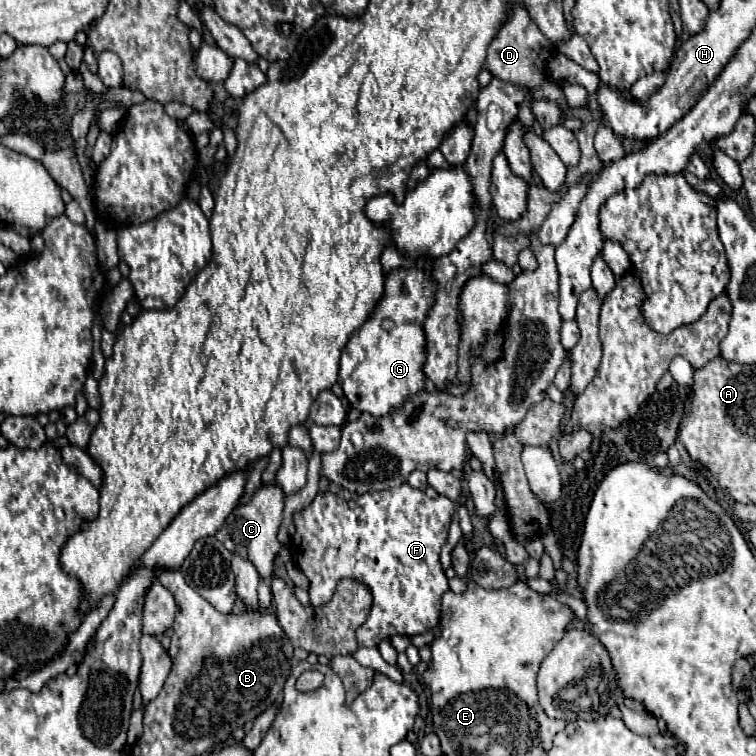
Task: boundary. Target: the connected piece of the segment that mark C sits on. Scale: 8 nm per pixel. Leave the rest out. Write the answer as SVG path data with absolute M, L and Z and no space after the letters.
M275 480L267 482L267 484L261 484L253 496L249 498L249 502L237 506L229 518L225 520L225 524L221 526L221 530L217 530L215 538L225 544L227 550L231 552L239 552L241 556L249 558L259 576L271 576L273 574L273 562L282 545L277 542L277 530L281 526L281 518L283 518L283 490L279 490L279 486L275 486Z

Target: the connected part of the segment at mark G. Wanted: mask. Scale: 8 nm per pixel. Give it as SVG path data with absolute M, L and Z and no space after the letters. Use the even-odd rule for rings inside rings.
M397 268L385 276L385 290L367 322L353 332L349 338L341 362L339 362L339 382L349 404L371 416L385 416L391 410L401 410L407 400L411 400L419 390L425 390L425 374L423 362L427 358L427 340L423 334L423 318L427 318L427 310L435 304L435 282L431 282L431 272L419 268Z

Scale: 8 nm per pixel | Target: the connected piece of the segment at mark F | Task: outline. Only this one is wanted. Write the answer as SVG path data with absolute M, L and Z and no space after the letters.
M407 482L403 486L359 496L353 510L347 501L336 494L317 494L317 498L305 510L295 514L297 532L290 545L294 561L309 578L311 604L325 604L341 578L355 578L365 582L373 594L371 614L367 622L357 630L359 646L371 648L377 646L379 640L387 640L395 634L415 636L433 630L441 620L441 596L449 590L445 570L439 562L439 552L447 542L453 514L455 504L449 498L427 498L421 490L415 490Z

